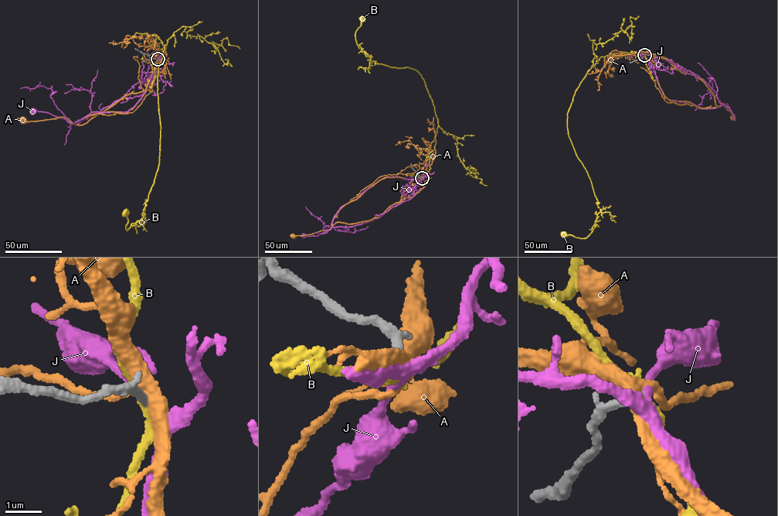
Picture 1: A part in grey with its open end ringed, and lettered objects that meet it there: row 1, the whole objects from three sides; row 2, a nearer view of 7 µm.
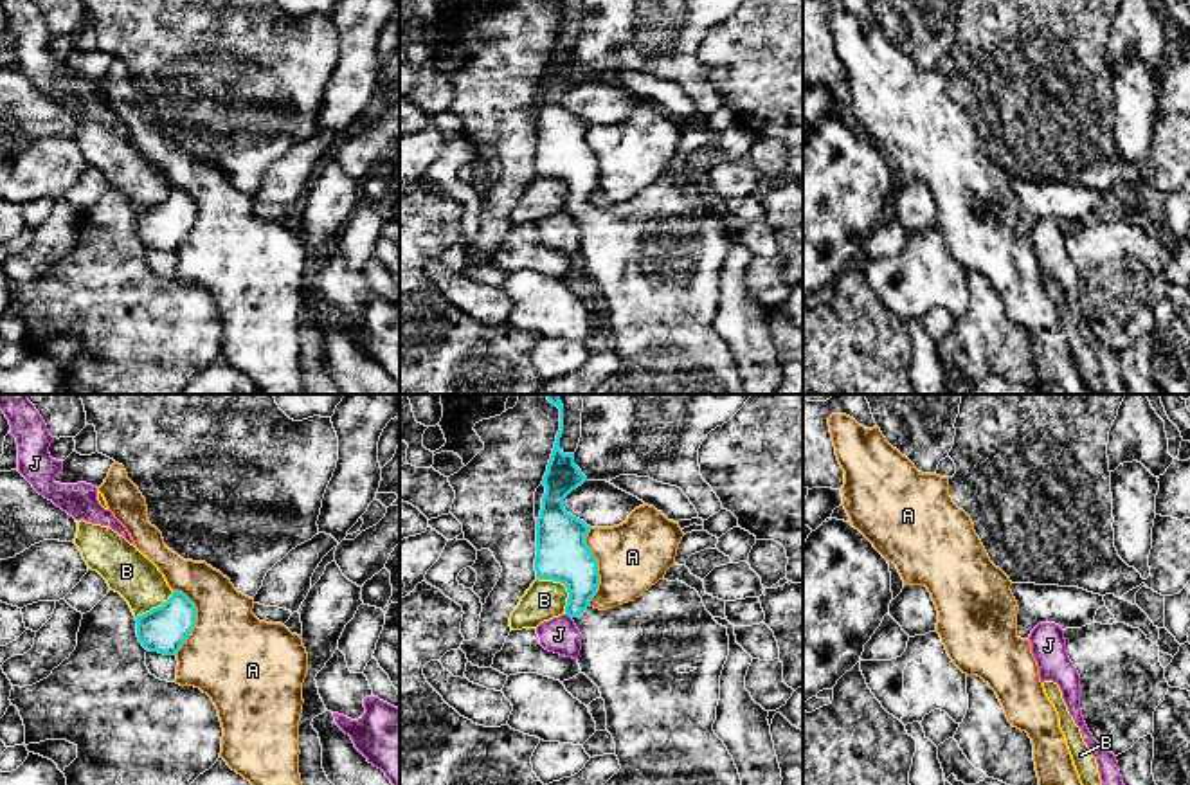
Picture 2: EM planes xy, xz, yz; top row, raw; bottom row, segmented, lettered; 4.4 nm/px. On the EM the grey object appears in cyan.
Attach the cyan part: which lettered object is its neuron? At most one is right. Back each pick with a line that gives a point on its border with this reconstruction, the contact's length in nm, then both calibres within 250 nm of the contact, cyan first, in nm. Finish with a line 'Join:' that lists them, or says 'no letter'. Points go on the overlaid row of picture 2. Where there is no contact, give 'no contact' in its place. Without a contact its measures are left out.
Join: no letter

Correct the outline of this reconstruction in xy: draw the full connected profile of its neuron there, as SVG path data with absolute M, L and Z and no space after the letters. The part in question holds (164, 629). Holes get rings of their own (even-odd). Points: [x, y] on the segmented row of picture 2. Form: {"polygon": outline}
{"polygon": "M178 591L157 609L137 616L137 637L149 652L176 655L196 623L194 603Z"}

